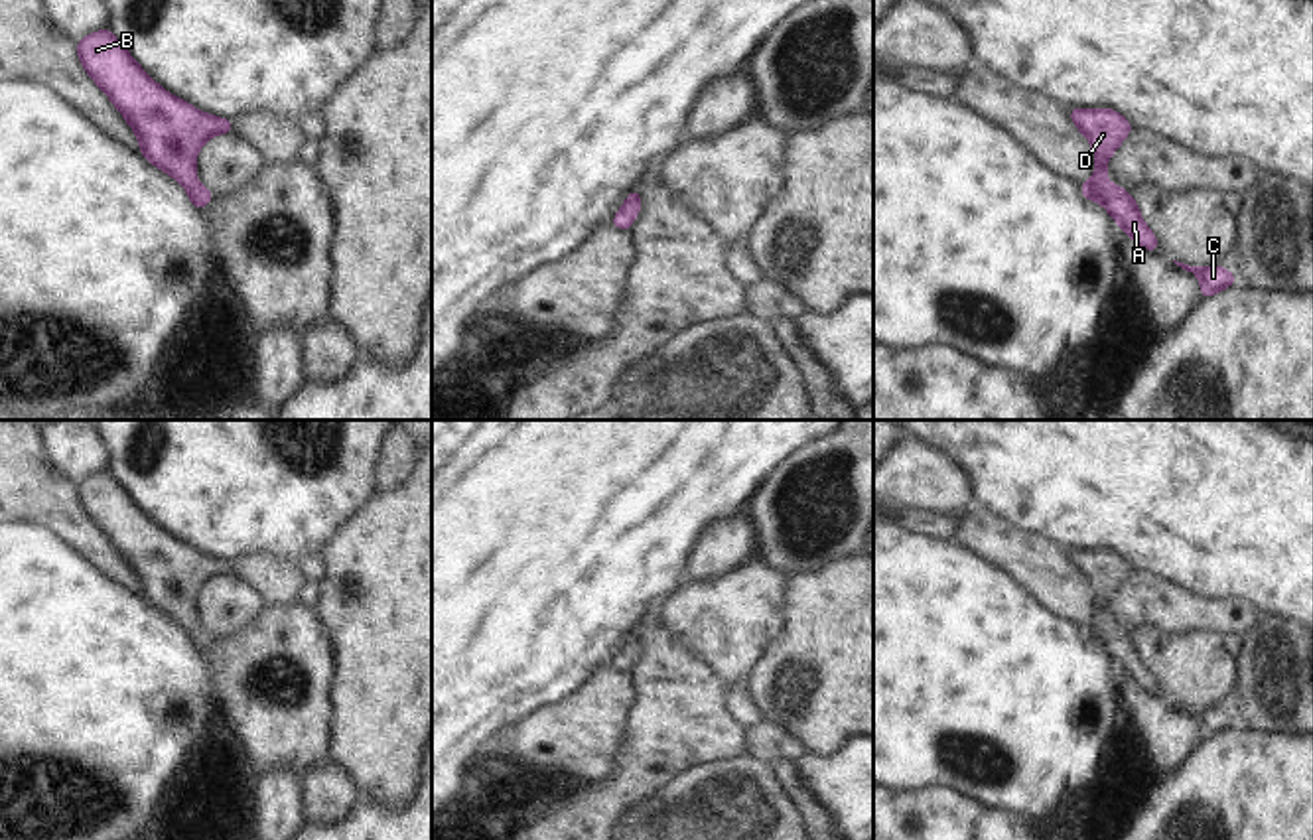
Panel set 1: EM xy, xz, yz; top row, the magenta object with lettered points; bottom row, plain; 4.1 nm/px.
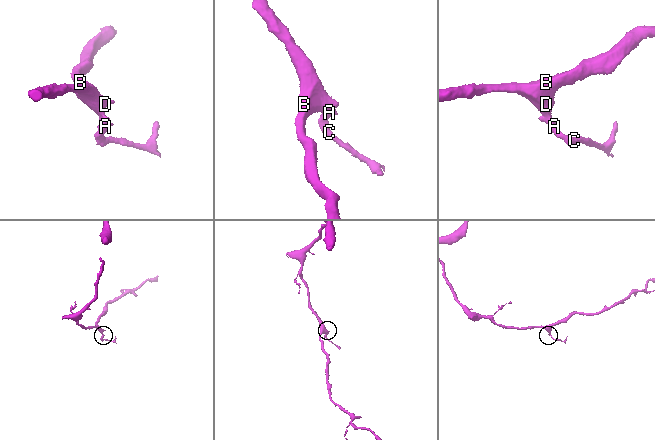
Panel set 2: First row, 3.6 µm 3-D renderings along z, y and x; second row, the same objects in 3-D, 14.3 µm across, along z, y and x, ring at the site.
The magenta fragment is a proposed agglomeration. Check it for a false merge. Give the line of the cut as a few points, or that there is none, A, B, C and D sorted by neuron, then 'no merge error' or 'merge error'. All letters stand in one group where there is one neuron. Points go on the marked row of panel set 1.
no cut | A B C D | no merge error

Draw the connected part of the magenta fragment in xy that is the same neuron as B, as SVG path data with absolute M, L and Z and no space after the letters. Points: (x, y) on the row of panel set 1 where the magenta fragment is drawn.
M104 28L77 41L77 53L91 79L108 95L140 140L140 154L187 187L195 209L213 193L195 179L195 156L215 134L235 122L205 114L152 81L136 59Z

